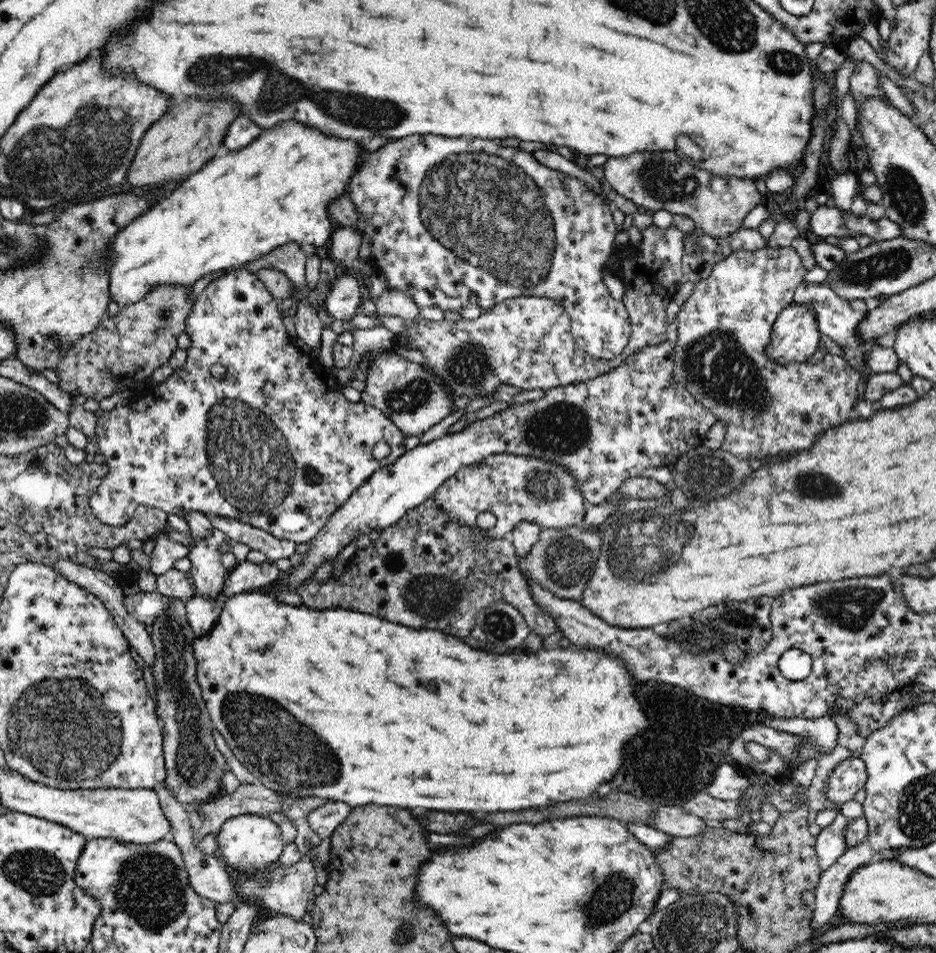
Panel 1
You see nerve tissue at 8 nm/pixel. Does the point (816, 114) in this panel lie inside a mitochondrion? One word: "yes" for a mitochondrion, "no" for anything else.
no

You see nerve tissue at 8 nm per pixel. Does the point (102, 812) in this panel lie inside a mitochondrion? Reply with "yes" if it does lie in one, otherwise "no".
no

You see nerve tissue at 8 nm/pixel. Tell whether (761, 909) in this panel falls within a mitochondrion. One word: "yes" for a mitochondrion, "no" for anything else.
no

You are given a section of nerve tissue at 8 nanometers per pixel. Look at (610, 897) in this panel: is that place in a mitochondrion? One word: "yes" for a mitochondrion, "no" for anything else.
yes

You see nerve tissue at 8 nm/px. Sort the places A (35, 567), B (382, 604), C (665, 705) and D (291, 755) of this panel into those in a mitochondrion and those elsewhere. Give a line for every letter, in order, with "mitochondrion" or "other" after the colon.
A: other
B: other
C: mitochondrion
D: mitochondrion

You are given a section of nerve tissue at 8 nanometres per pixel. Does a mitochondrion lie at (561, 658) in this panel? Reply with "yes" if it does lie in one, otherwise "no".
no

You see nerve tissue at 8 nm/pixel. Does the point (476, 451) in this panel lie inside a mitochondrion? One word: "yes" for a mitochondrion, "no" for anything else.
no

